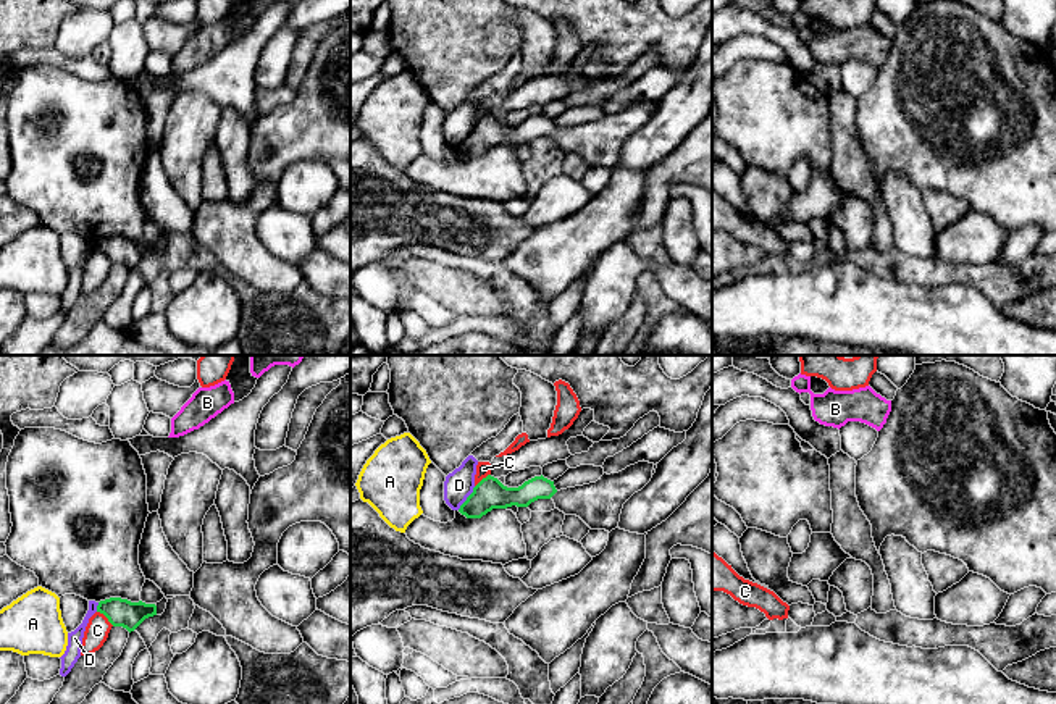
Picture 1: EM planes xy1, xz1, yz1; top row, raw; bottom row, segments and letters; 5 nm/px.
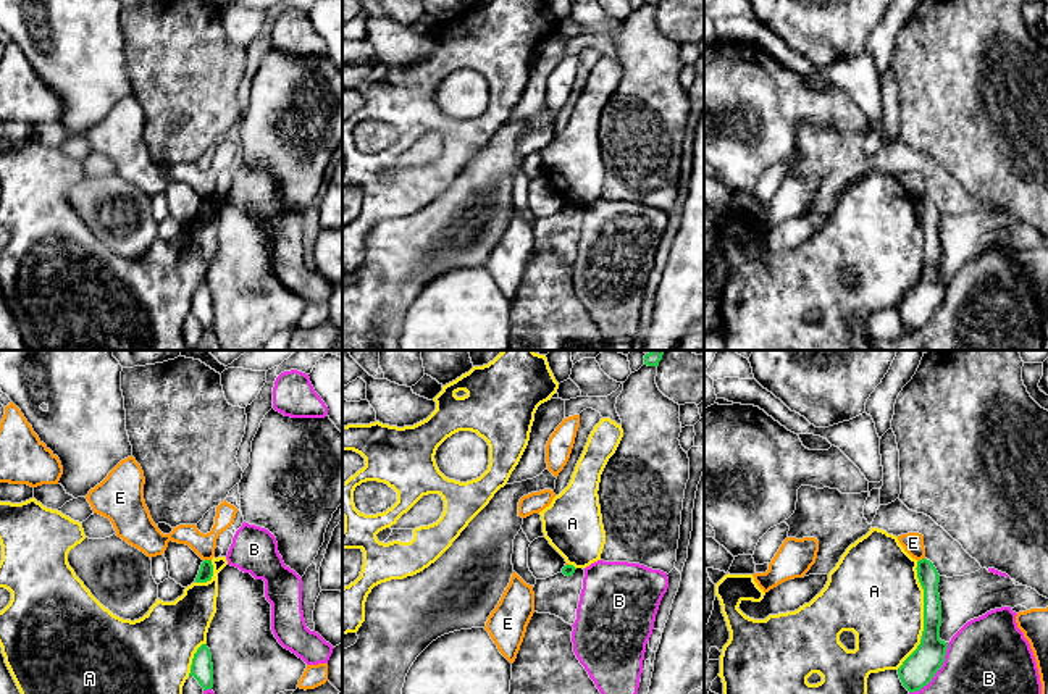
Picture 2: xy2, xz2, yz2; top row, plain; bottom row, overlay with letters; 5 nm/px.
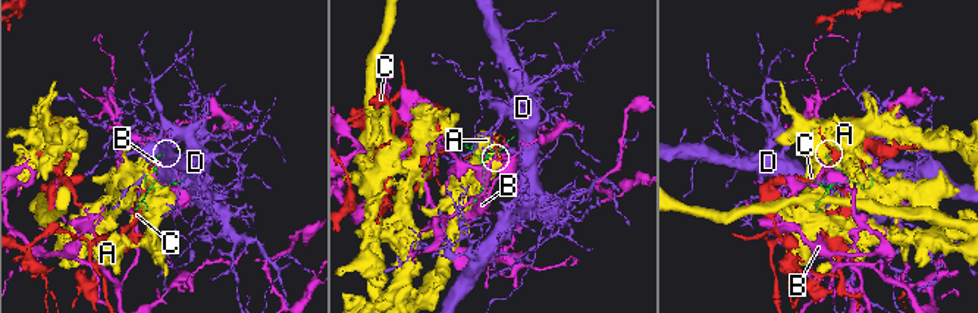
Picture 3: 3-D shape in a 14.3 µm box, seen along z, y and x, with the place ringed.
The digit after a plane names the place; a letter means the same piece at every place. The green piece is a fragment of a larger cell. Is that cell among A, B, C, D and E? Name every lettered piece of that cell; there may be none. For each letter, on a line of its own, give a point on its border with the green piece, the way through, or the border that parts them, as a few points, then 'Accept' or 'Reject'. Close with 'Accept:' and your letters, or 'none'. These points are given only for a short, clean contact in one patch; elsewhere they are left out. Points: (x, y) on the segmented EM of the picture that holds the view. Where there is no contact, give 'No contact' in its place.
A: Touches green at yz2 (924, 599). Reject
B: Touches green at yz2 (937, 670). Reject
C: Touches green at xy1 (105, 616). Reject
D: Touches green at xz1 (467, 498). Boundary: xz1 (475, 486), (457, 509). Reject
E: Touches green at xy2 (207, 560). Boundary: xy2 (204, 559), (210, 560). Reject
Accept: none

